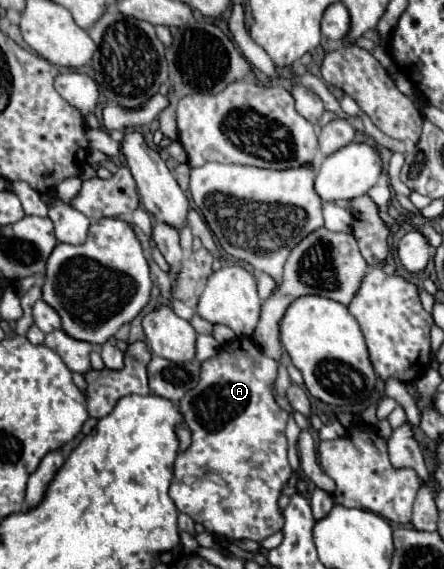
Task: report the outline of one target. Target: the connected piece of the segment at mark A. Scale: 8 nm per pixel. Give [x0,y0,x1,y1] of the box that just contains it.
[169,338,293,540]

